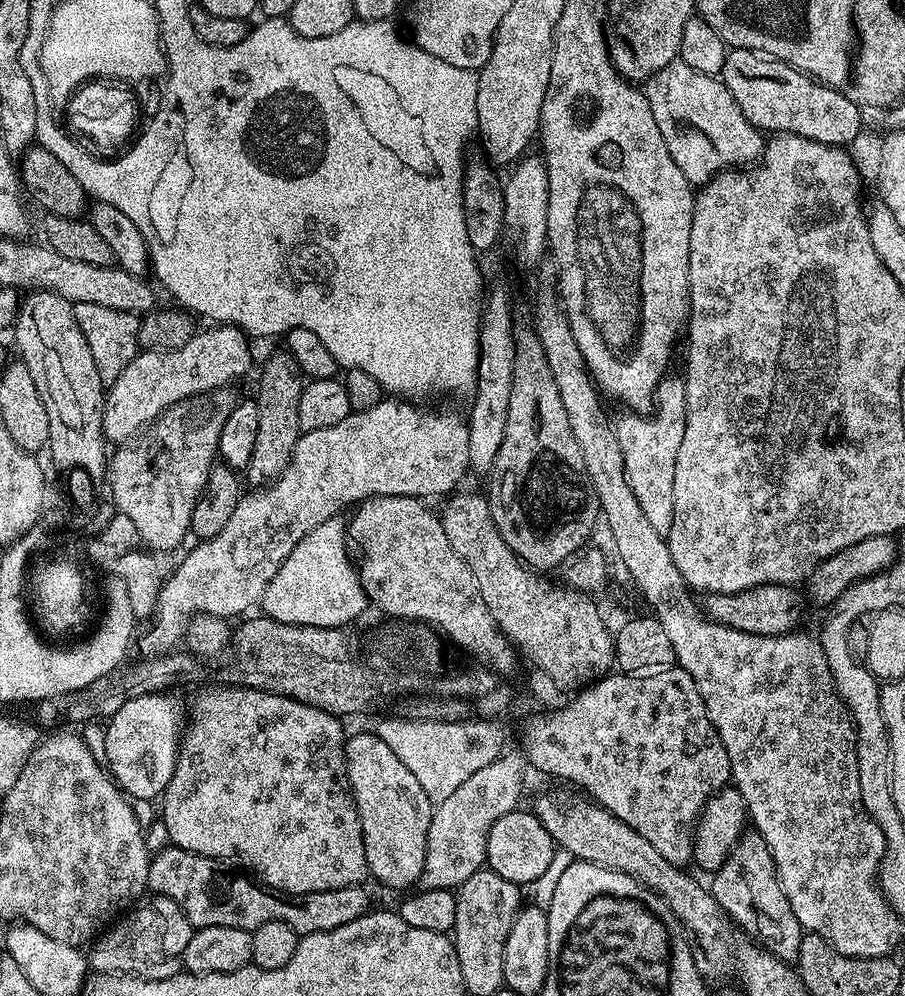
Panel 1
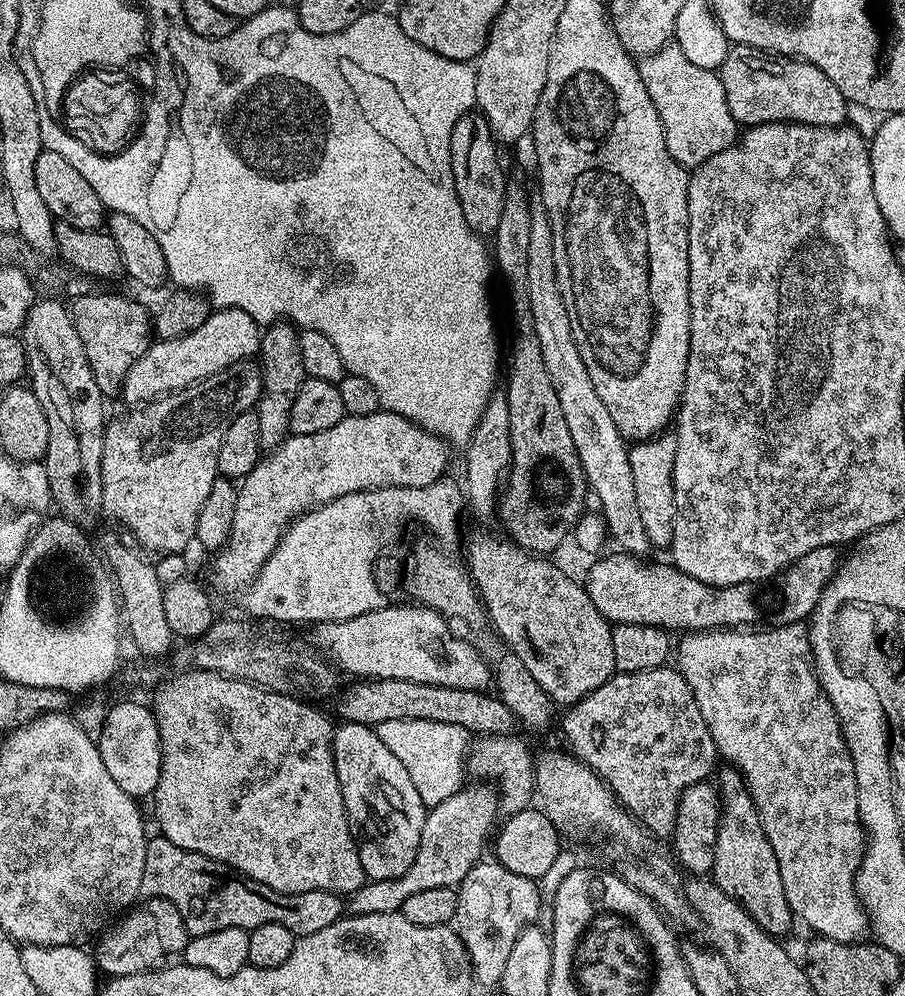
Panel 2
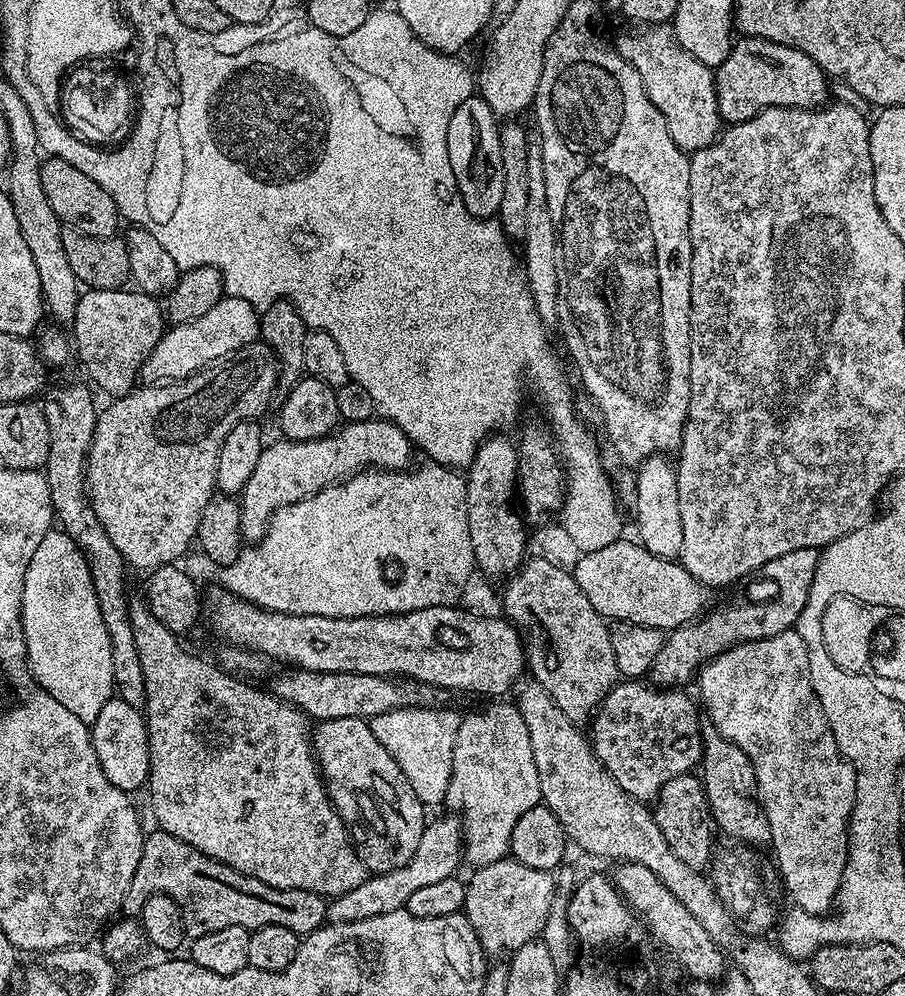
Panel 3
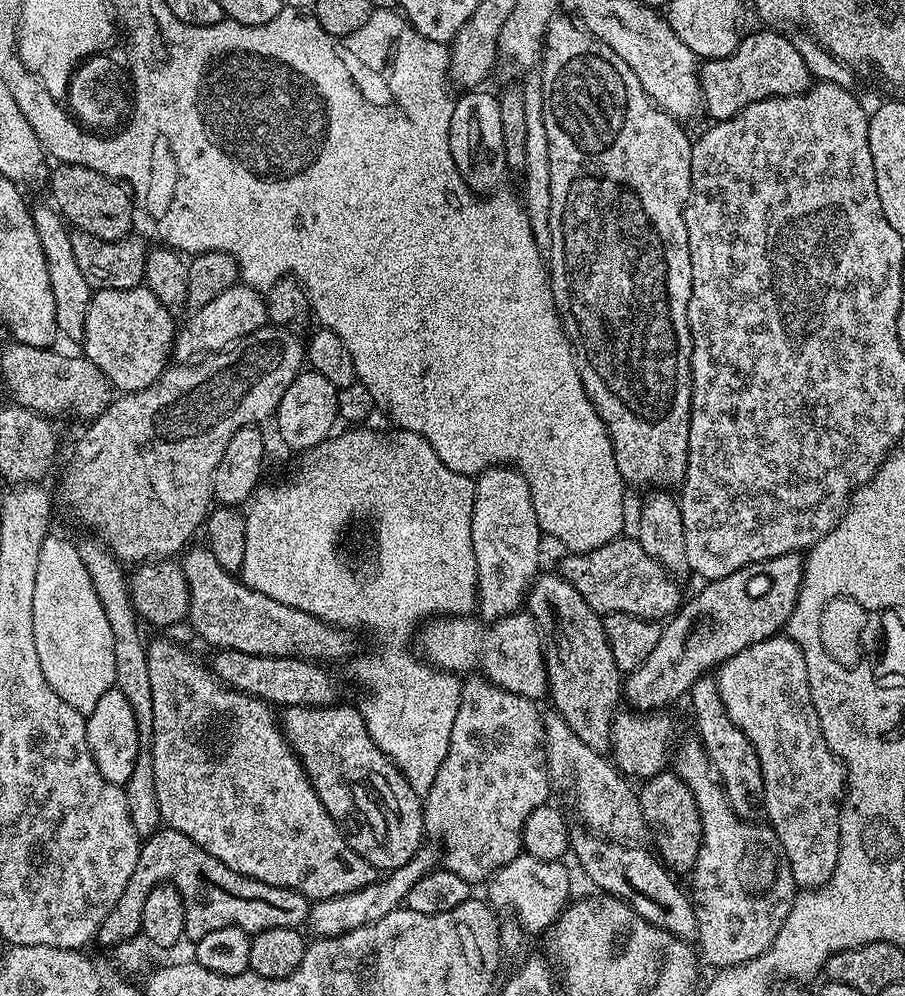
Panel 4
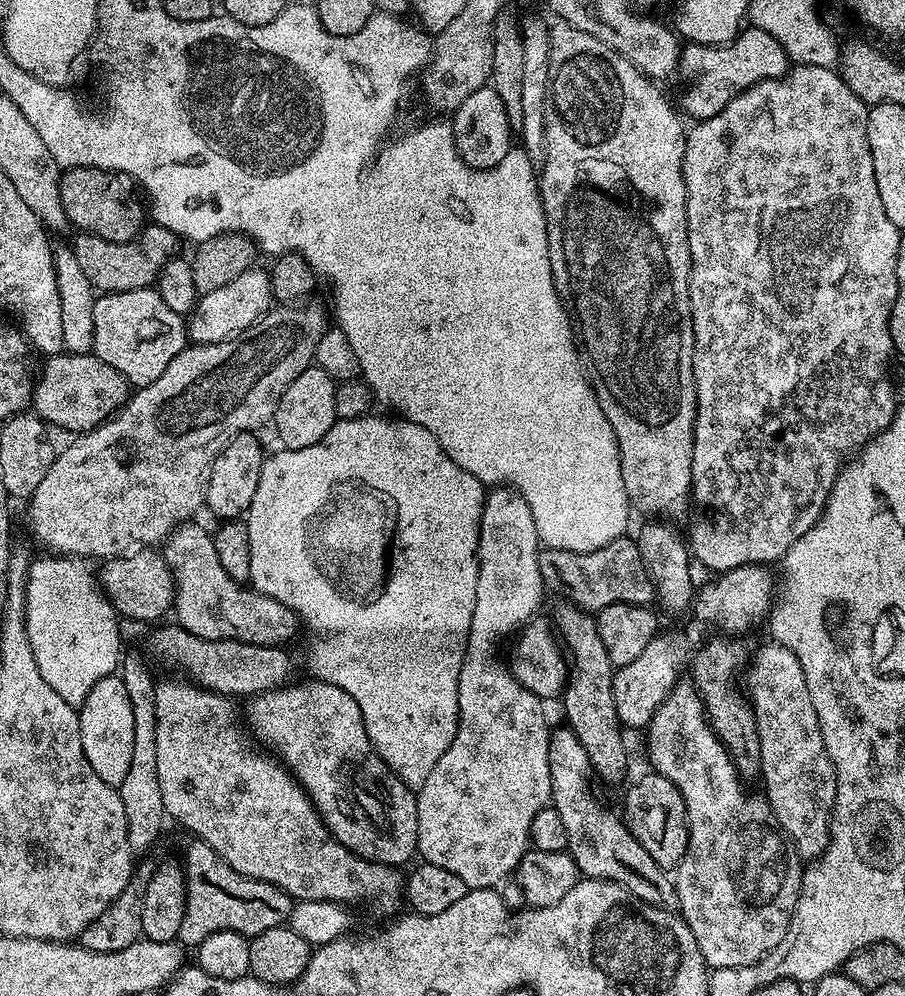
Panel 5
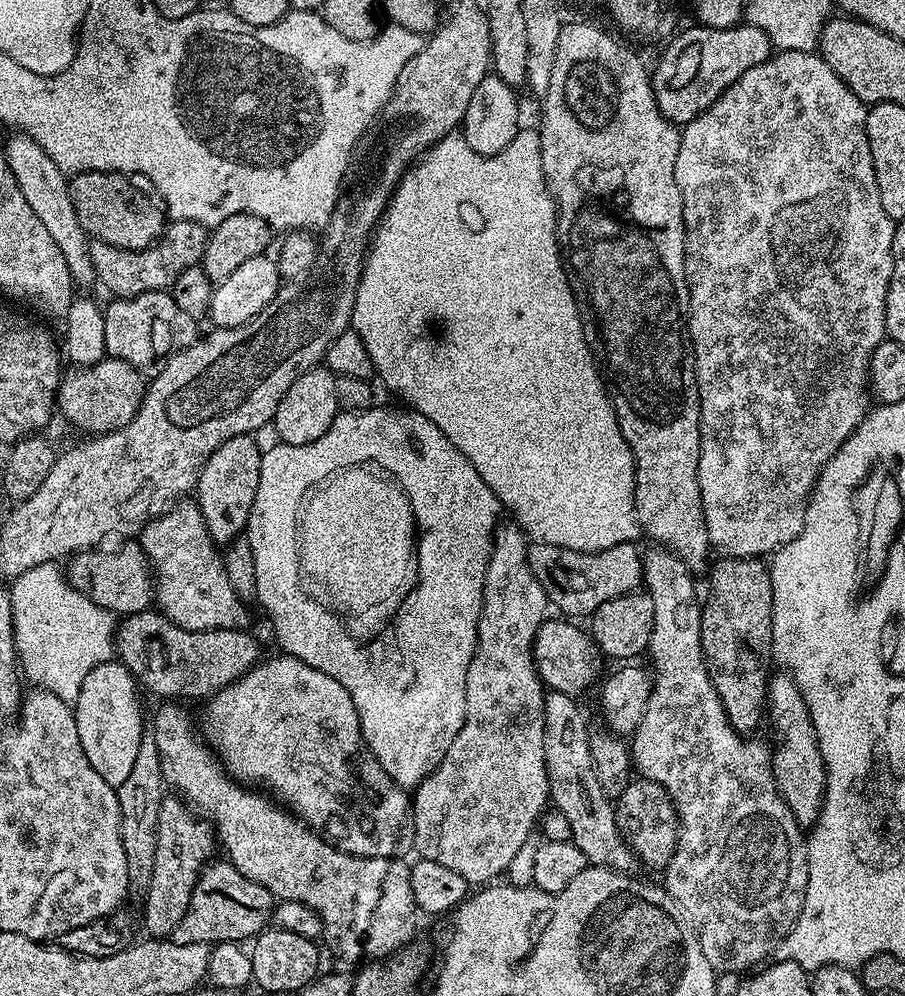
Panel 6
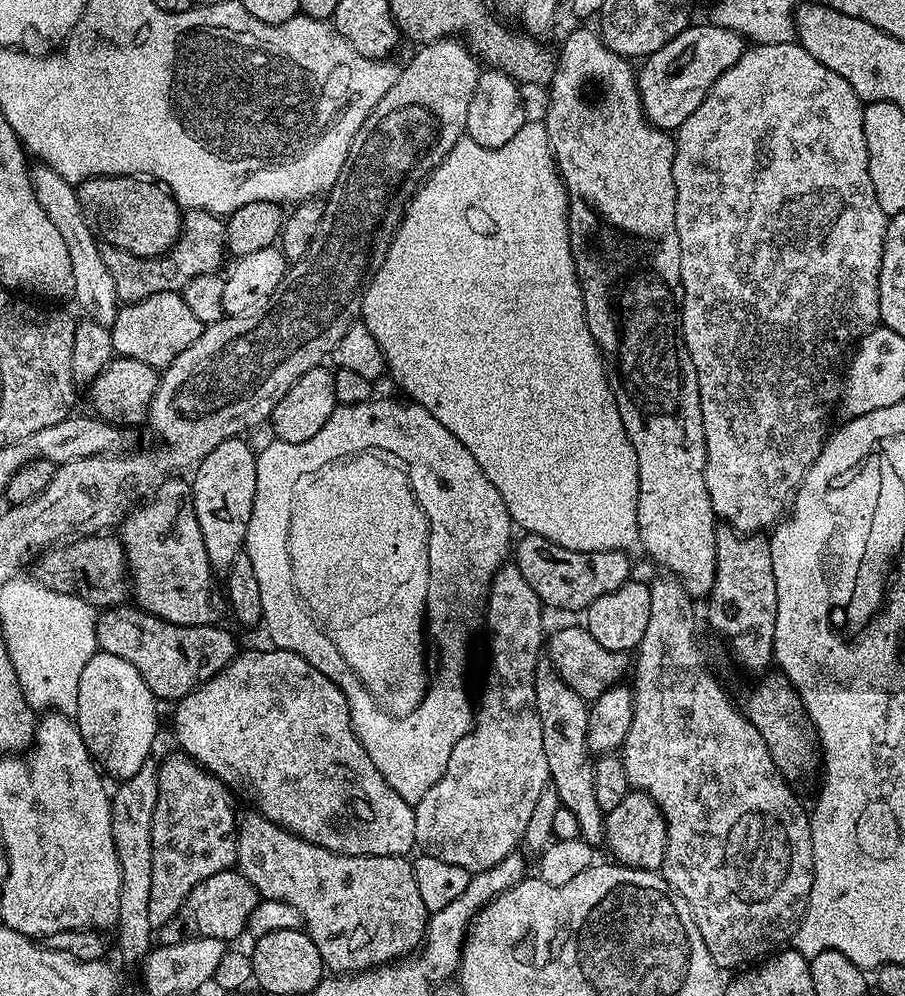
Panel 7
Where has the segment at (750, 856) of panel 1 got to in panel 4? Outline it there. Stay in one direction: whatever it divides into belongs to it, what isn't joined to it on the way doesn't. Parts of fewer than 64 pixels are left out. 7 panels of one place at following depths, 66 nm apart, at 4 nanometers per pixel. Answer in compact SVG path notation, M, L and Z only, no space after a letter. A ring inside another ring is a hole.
M705 674L694 682L690 693L692 712L696 715L696 732L706 754L712 763L712 771L716 773L728 805L738 816L751 817L751 812L759 813L764 803L764 783L762 782L762 766L758 762L758 754L754 746L742 734L738 726L726 714L726 706L722 706L722 694L718 694L718 686L711 675Z

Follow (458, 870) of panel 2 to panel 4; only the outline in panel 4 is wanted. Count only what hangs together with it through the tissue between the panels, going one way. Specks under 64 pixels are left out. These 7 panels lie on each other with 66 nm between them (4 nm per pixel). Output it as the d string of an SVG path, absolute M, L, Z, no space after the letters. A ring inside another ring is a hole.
M421 846L402 866L391 869L385 878L378 878L373 884L362 886L350 894L338 894L334 898L317 900L308 909L306 928L313 937L334 938L342 934L350 934L350 930L358 930L358 926L366 926L370 922L378 922L378 918L386 918L395 908L401 907L407 901L410 889L418 878L422 878L427 872L432 871L438 864L438 852L435 847Z

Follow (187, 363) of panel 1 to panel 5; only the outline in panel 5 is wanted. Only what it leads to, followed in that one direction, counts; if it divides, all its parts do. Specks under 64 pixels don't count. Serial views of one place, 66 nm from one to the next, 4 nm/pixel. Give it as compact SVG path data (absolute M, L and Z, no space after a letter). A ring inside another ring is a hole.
M259 267L247 268L234 282L226 282L218 290L203 293L196 301L196 308L187 321L188 338L192 344L213 344L228 340L231 336L242 336L250 326L254 326L273 307L272 281L267 271L259 272Z

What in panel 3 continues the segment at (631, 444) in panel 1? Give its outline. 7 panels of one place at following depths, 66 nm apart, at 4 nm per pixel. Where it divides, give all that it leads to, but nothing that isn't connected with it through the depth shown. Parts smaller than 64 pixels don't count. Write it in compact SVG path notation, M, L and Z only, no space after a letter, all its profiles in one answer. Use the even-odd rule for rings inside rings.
M667 455L646 458L636 472L636 532L638 542L650 554L679 557L682 550L682 514L678 510L678 482L673 461Z

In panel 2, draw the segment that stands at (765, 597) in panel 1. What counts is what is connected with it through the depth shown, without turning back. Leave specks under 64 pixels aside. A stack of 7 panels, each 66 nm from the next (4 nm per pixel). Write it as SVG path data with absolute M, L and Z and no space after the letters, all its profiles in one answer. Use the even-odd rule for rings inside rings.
M612 550L612 553L609 554L609 556L604 556L601 555L599 558L596 559L600 559L601 560L596 560L593 562L592 564L592 569L589 570L588 572L588 580L586 579L586 587L588 590L588 597L590 598L590 602L594 602L594 606L598 609L598 611L600 611L600 613L603 614L604 617L606 617L606 619L608 619L609 622L611 622L613 625L617 625L617 624L641 624L642 626L654 626L655 628L662 628L665 630L673 630L672 628L684 628L684 629L680 629L683 630L685 633L689 633L689 632L706 632L709 630L744 630L747 629L749 626L755 625L752 624L755 622L756 619L759 618L760 616L760 608L758 605L756 605L756 588L753 587L753 585L750 584L735 584L734 586L713 586L713 584L707 584L706 582L698 582L698 578L694 578L693 576L691 576L690 574L686 574L685 572L683 572L683 570L681 570L678 567L673 566L671 563L665 562L665 564L652 564L649 566L649 568L647 568L646 565L644 565L643 563L645 562L643 559L641 559L641 557L638 556L633 556L623 550Z

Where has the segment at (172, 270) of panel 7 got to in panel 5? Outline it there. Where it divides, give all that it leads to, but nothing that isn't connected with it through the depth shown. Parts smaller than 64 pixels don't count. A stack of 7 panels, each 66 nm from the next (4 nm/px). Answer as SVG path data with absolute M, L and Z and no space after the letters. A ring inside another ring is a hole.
M155 222L149 223L136 239L126 242L106 242L106 238L87 234L77 237L70 244L74 258L78 258L82 274L90 278L93 288L100 294L153 287L166 262L177 255L177 236Z

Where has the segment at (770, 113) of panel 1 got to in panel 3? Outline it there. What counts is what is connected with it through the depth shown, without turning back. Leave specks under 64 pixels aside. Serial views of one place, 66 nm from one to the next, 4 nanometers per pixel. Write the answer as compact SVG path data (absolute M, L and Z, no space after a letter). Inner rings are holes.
M744 36L732 45L732 52L715 69L716 97L721 121L725 125L746 122L767 108L819 109L829 103L829 77L806 54L785 44Z

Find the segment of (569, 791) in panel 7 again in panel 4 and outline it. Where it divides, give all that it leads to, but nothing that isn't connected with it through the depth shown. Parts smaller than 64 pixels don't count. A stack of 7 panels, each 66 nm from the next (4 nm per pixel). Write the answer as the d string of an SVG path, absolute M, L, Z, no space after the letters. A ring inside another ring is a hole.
M583 826L570 832L570 852L580 863L580 868L597 884L601 893L616 896L631 904L632 909L648 924L658 926L681 938L696 936L696 910L689 893L675 884L673 873L644 846L633 846L628 842L605 840Z

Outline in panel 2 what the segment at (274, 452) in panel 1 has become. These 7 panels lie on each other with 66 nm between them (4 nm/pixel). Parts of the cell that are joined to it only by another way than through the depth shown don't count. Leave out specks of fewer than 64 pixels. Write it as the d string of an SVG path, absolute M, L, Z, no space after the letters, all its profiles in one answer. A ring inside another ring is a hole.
M287 322L269 324L260 333L258 363L262 390L254 411L258 414L258 434L261 449L264 450L278 447L290 435L290 410L294 407L294 398L298 398L298 390L306 379L302 366L302 350L298 350L299 337L299 331Z

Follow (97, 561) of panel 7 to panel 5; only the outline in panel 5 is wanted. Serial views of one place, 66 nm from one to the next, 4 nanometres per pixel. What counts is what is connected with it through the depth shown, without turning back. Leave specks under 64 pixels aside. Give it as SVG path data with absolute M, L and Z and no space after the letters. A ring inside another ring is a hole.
M136 550L136 551L133 551L131 554L125 554L119 558L105 559L103 561L103 564L104 564L104 569L101 570L100 576L99 576L99 572L98 572L99 587L102 589L108 603L111 604L112 607L116 609L117 613L119 613L119 615L121 617L123 617L123 619L125 621L127 621L126 619L128 619L128 620L156 620L156 621L152 621L152 622L160 622L165 619L165 617L163 618L163 616L166 615L167 612L169 615L169 613L171 613L173 611L173 608L174 608L174 605L176 602L176 583L174 583L174 581L172 580L172 571L169 570L168 564L165 562L163 555L161 555L161 553L159 551Z

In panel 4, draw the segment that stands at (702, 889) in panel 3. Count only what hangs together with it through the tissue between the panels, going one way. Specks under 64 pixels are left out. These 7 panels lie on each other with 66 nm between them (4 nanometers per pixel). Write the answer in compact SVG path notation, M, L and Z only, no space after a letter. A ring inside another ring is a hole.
M552 710L543 717L544 761L548 767L548 779L564 792L572 795L572 804L580 815L579 823L589 832L605 840L617 842L640 842L646 836L640 797L635 787L631 788L629 777L623 775L605 753L590 750L559 712Z

